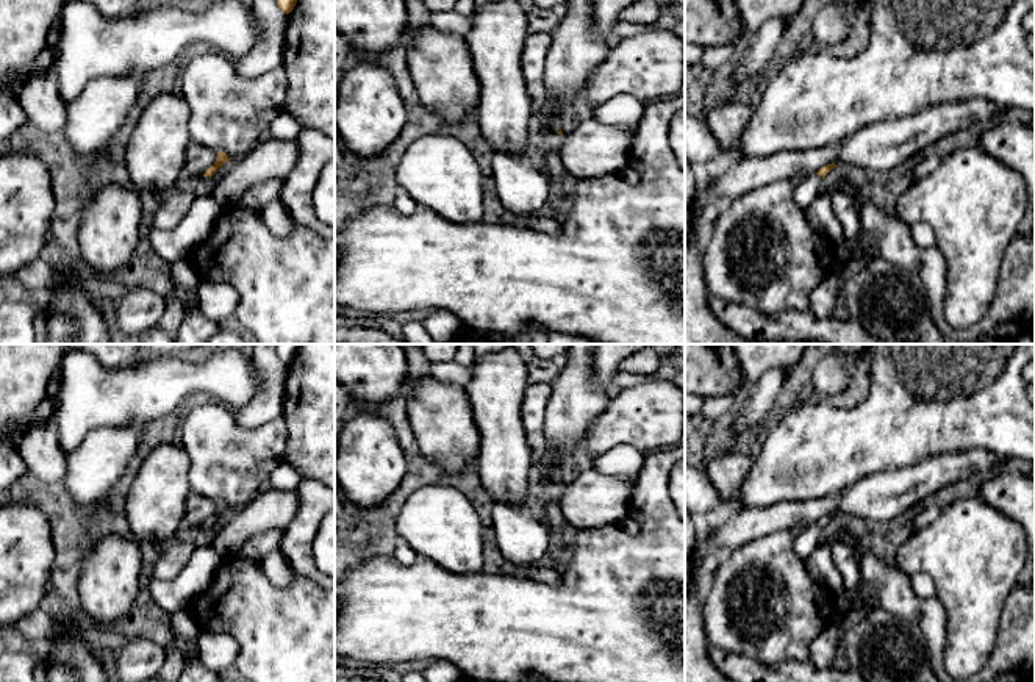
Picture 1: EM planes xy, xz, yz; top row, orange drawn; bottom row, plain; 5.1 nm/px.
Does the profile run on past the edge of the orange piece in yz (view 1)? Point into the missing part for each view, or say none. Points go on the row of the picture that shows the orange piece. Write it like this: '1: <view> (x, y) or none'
1: yz (807, 190)

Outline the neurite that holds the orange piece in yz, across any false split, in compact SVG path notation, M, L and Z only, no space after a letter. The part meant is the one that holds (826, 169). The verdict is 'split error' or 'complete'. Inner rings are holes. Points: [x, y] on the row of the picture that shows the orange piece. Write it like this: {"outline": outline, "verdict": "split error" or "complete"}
{"outline": "M827 164L821 167L816 174L811 174L805 178L802 178L799 183L796 183L794 188L794 202L802 208L807 210L811 202L818 197L821 185L825 178L825 175L838 167L838 164Z", "verdict": "split error"}

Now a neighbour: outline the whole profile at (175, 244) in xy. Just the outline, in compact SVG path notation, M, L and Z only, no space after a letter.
M211 194L199 196L175 228L152 230L149 239L153 250L169 264L188 260L189 252L210 236L220 213Z

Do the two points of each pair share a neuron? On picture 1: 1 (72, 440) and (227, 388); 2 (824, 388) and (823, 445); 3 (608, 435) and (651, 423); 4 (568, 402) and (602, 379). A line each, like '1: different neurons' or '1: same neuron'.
1: same neuron
2: different neurons
3: same neuron
4: different neurons

